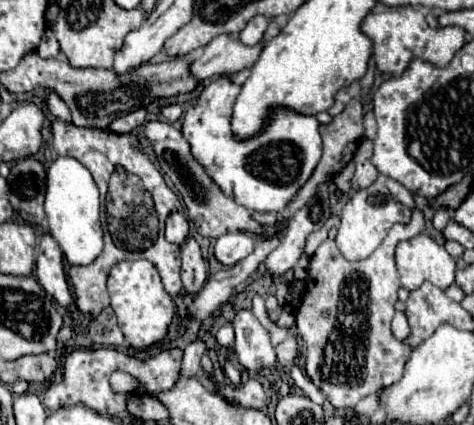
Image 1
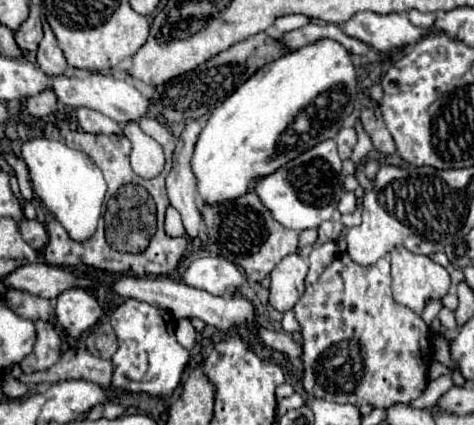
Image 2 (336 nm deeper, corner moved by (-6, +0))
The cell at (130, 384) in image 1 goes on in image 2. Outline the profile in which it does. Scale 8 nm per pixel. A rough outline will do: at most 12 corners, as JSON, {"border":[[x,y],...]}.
{"border":[[70,347],[50,369],[20,377],[26,385],[86,379],[112,389],[112,361]]}

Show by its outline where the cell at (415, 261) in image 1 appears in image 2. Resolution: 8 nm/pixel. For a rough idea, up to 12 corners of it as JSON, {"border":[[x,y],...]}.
{"border":[[406,247],[390,253],[392,291],[416,313],[442,299],[450,273]]}

